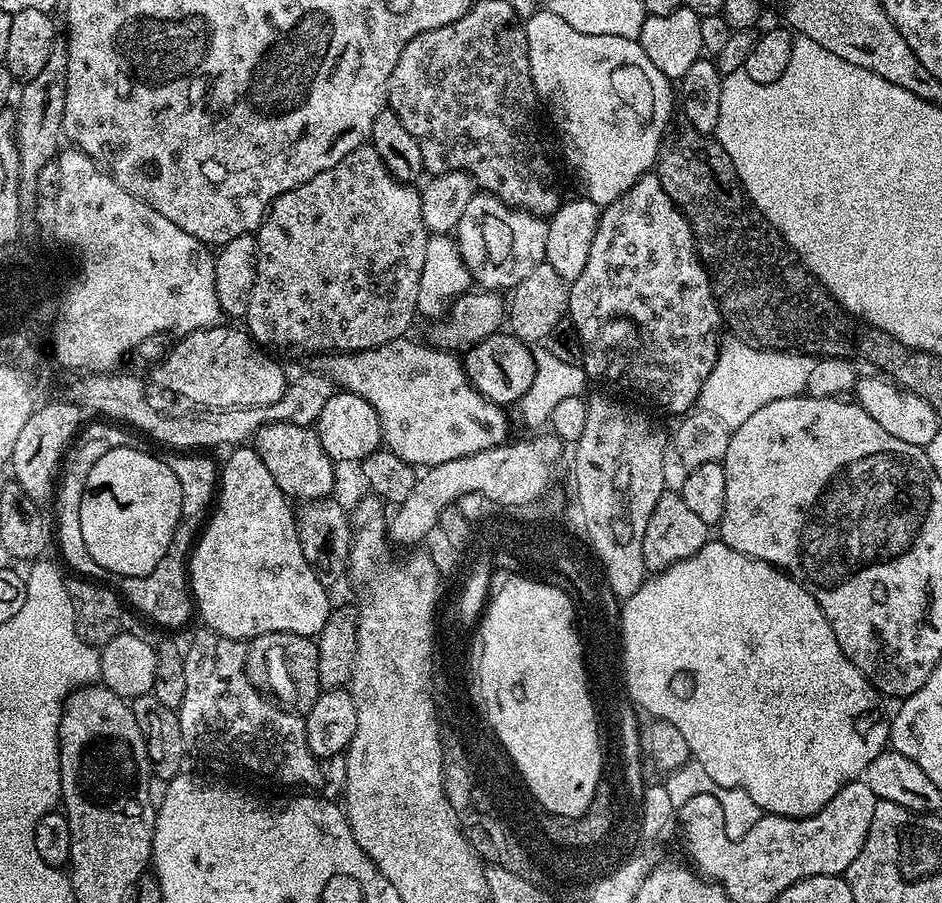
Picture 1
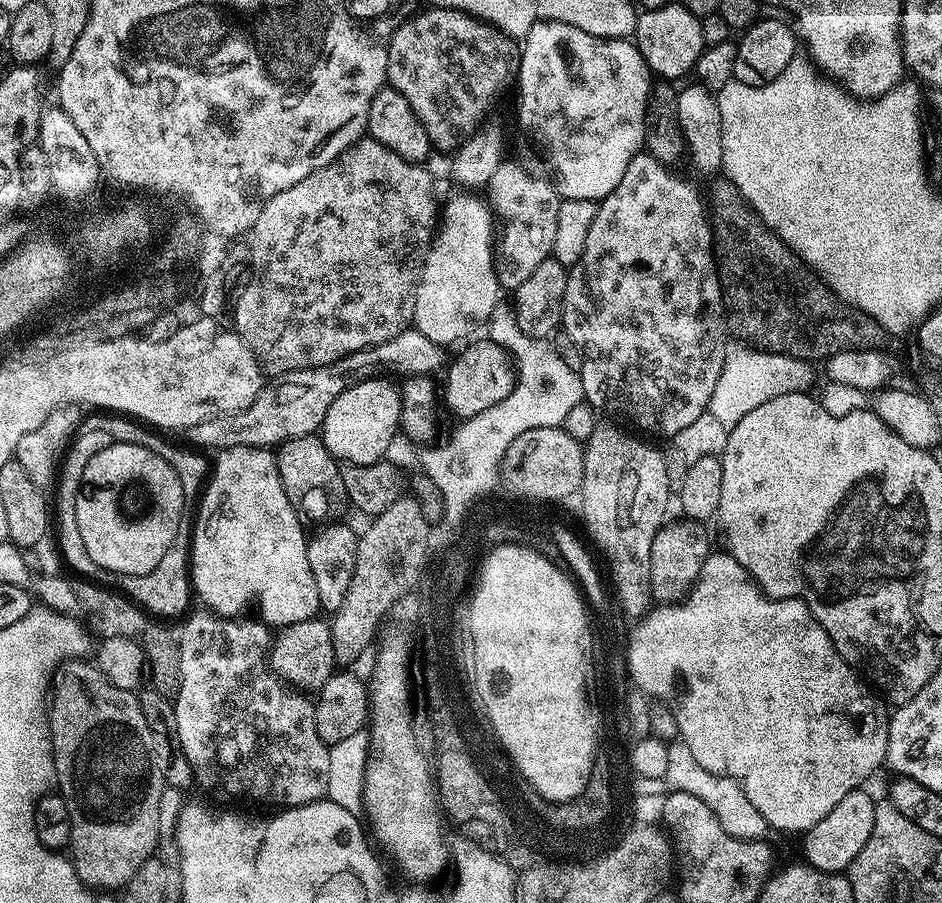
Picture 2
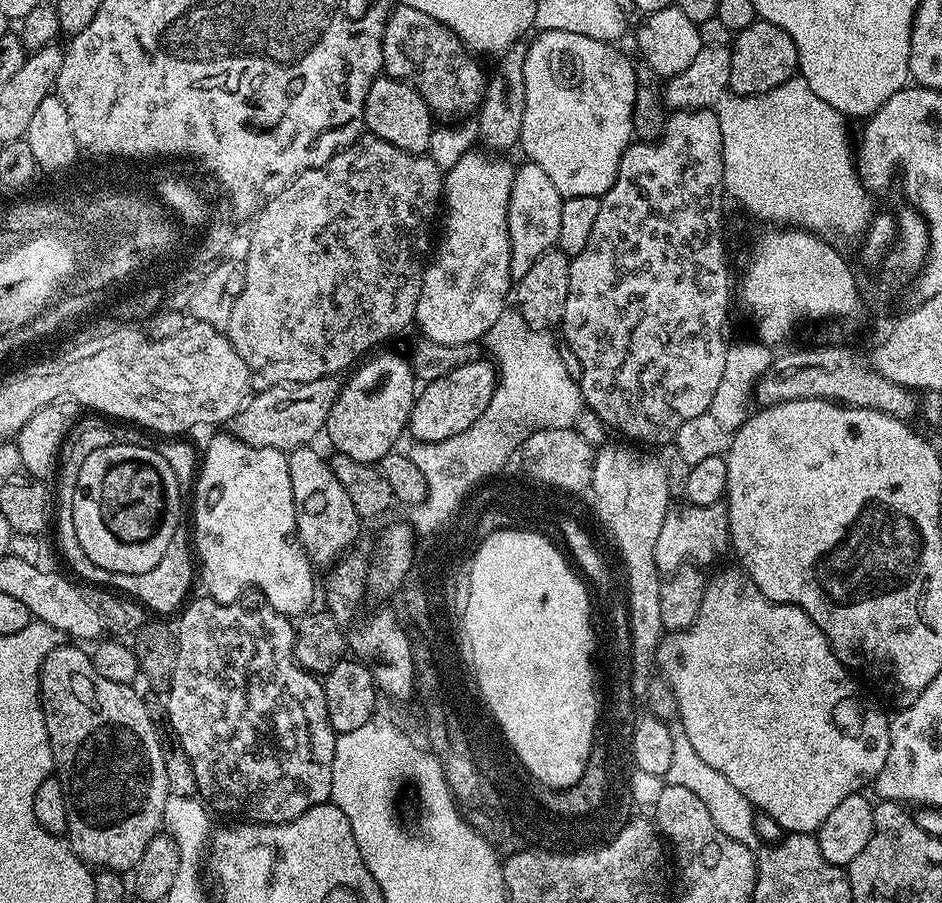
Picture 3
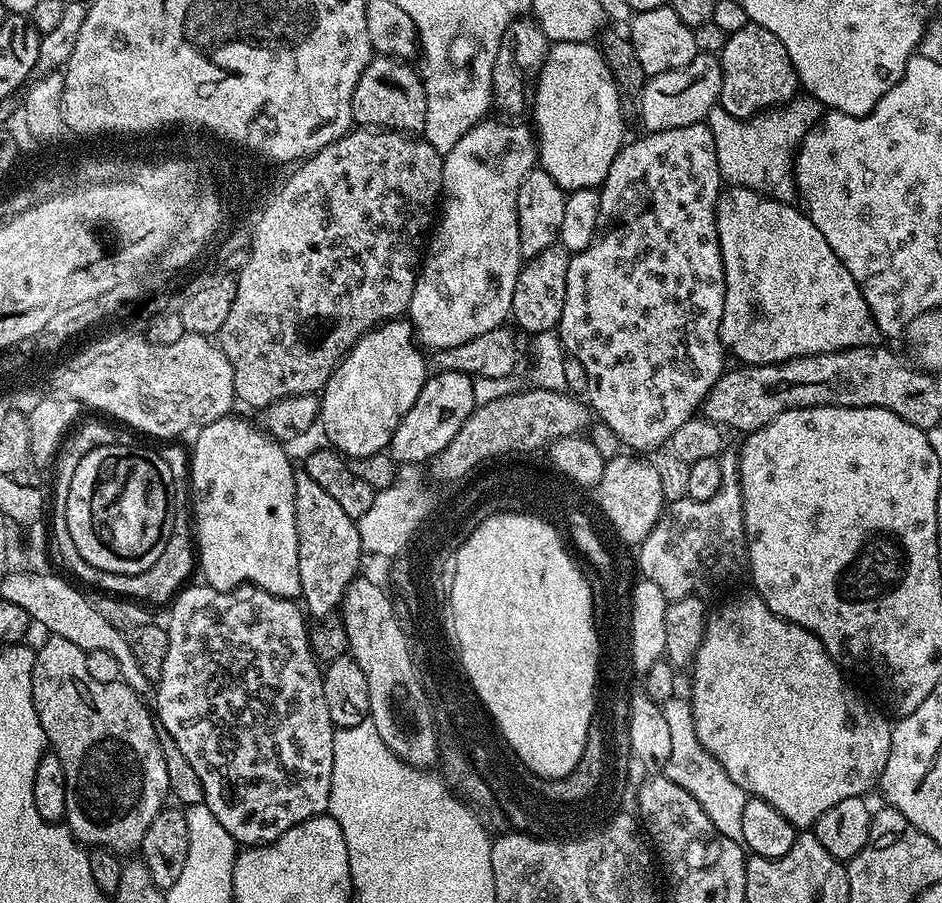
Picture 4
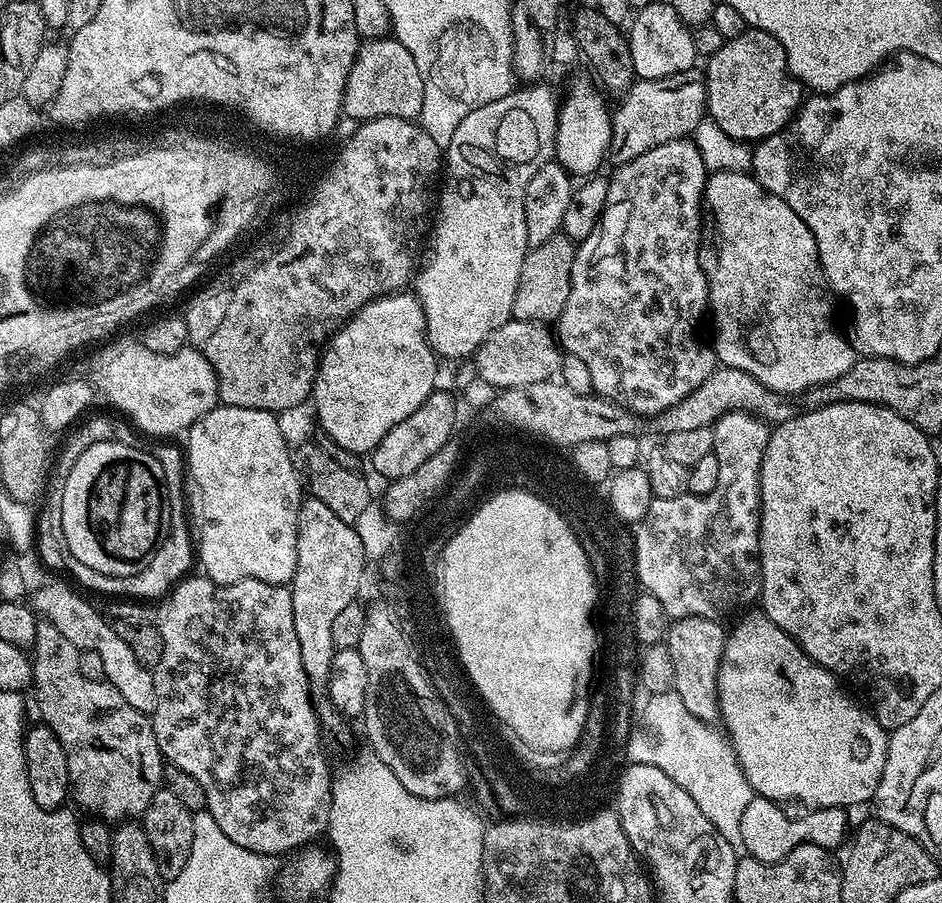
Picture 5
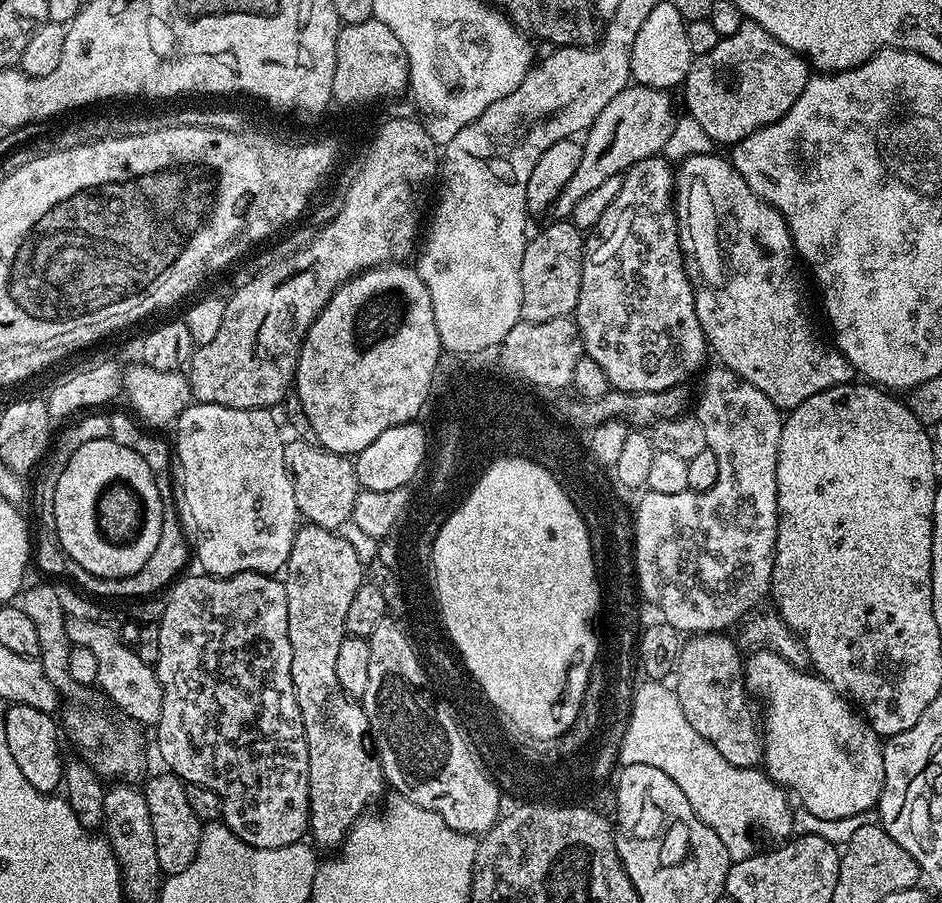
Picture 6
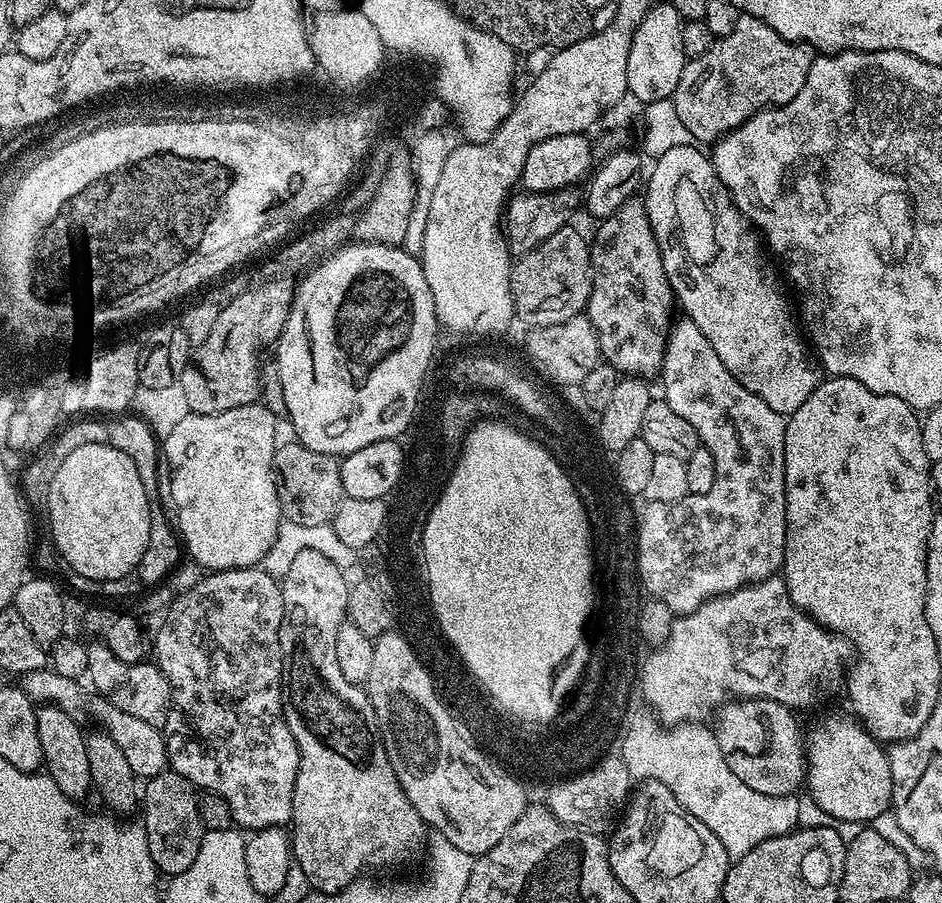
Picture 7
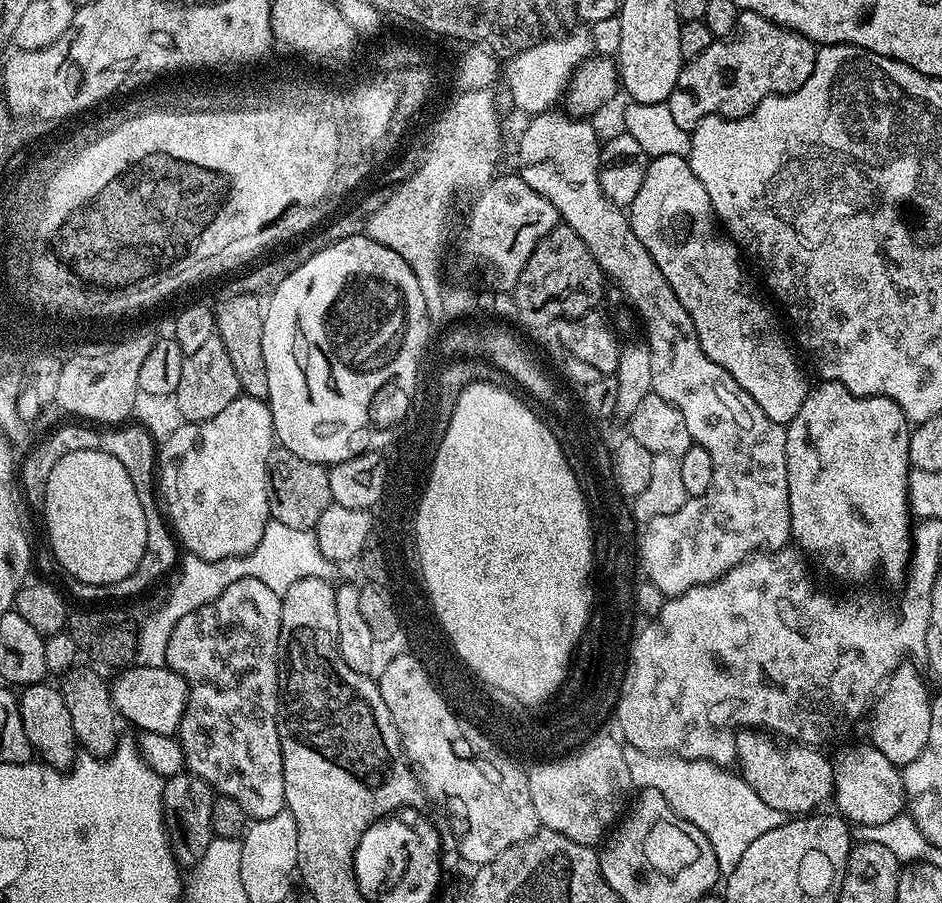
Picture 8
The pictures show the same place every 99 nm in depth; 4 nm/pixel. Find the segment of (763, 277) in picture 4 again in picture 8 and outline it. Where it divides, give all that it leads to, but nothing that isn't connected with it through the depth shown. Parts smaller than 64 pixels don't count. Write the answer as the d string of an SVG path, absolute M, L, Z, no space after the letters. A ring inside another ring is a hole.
M666 154L649 159L642 190L638 190L630 206L630 223L674 294L678 294L678 302L686 306L686 314L690 314L694 322L702 350L728 371L734 382L738 382L738 386L742 386L758 406L762 406L766 418L787 426L808 397L810 384L804 381L804 372L795 354L788 349L787 342L772 329L772 316L767 306L740 289L744 280L744 272L740 269L741 249L727 235L720 236L722 228L714 215L710 194L706 194L706 186L702 186L685 157Z

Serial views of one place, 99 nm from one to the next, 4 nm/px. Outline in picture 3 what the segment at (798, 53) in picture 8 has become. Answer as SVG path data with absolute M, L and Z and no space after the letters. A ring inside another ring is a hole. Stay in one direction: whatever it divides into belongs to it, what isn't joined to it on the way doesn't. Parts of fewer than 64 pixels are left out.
M757 18L753 24L746 26L746 30L735 33L730 45L729 89L738 96L757 96L766 94L782 82L793 79L798 72L798 50L794 46L794 38L786 34L778 26Z

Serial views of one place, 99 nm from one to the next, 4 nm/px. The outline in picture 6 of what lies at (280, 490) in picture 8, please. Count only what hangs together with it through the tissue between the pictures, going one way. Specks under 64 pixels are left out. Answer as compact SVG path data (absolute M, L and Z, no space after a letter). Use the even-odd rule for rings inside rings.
M292 438L284 445L284 461L292 475L296 511L307 523L337 530L352 519L354 500L362 489L355 463L349 457L321 448L319 444Z

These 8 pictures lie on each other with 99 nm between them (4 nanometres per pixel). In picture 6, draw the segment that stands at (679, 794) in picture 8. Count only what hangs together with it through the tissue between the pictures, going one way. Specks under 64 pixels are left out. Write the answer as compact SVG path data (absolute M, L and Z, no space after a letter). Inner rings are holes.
M643 682L637 683L632 694L632 713L629 715L629 724L626 726L625 737L622 738L619 763L625 764L645 764L646 766L658 766L662 774L670 774L674 782L678 782L678 790L686 794L686 802L718 834L722 846L726 846L726 854L732 864L742 862L750 858L757 851L758 845L752 837L752 831L756 827L777 828L784 832L788 828L788 823L792 820L792 812L788 809L789 793L781 788L779 784L772 781L759 767L755 768L734 768L714 746L706 744L686 722L686 714L682 714L682 706L677 698L675 691L671 687L667 688L664 682ZM644 716L653 716L649 724L644 724Z

